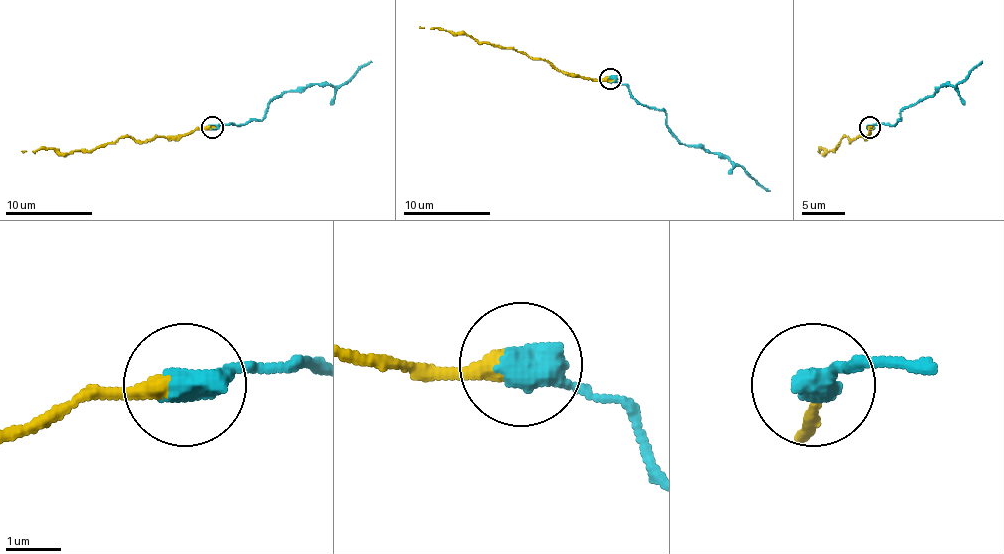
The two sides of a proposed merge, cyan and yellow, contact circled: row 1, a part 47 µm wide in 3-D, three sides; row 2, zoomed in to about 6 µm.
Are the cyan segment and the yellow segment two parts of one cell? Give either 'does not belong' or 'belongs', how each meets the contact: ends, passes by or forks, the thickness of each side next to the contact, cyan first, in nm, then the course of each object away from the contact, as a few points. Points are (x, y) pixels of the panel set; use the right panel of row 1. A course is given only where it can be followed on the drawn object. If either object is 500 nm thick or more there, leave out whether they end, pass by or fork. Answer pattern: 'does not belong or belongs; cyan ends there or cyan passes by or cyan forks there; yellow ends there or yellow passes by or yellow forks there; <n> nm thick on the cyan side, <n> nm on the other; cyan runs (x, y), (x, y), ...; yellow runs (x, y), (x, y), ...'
does not belong; 600 nm thick on the cyan side, 360 nm on the other; cyan runs (870, 128), (879, 123), (894, 125), (905, 108), (944, 84), (955, 86), (981, 60); yellow runs (870, 128), (866, 136), (851, 141), (844, 136), (833, 151), (818, 151)

